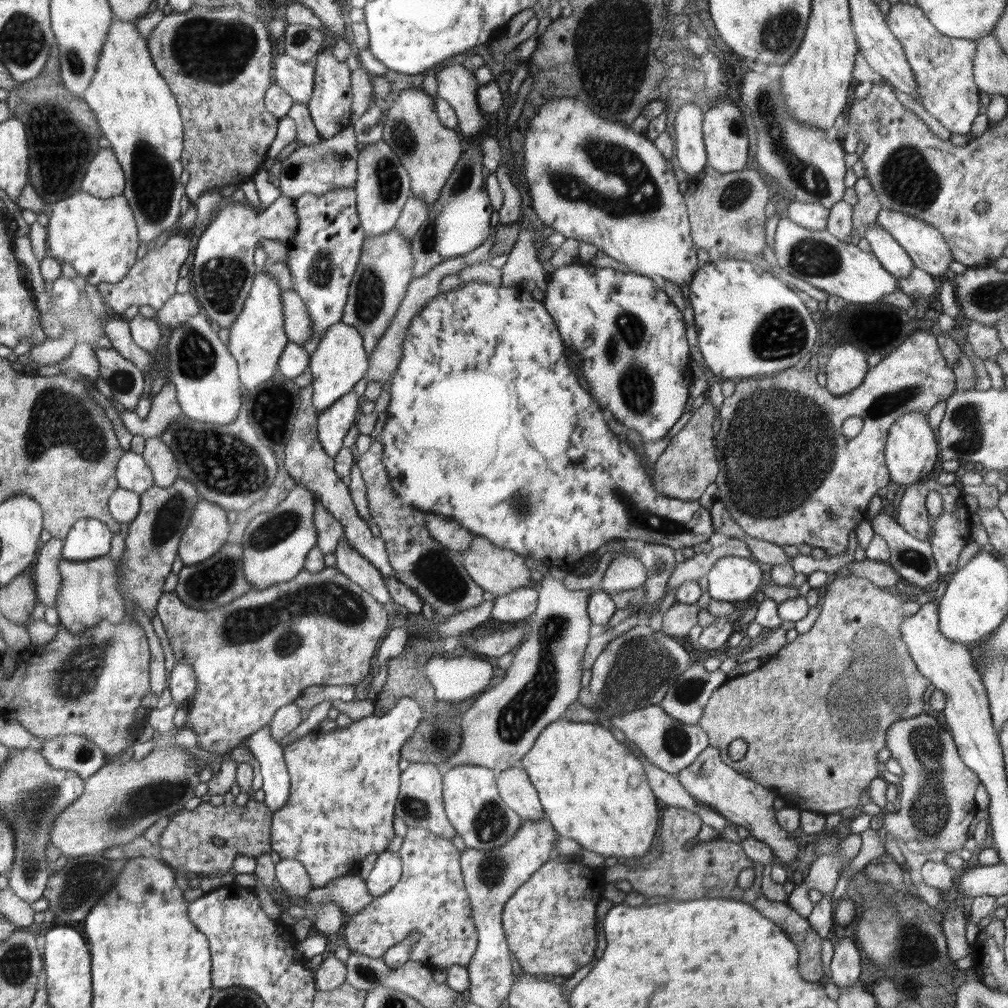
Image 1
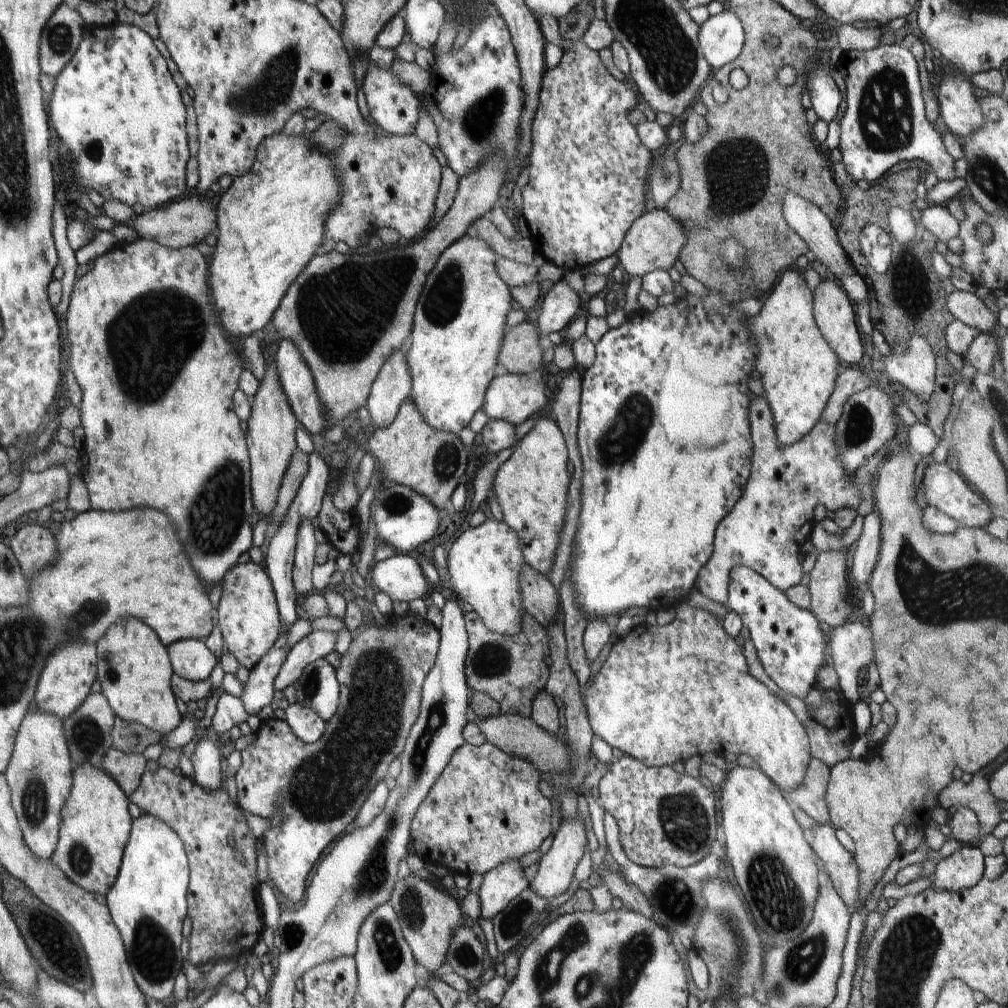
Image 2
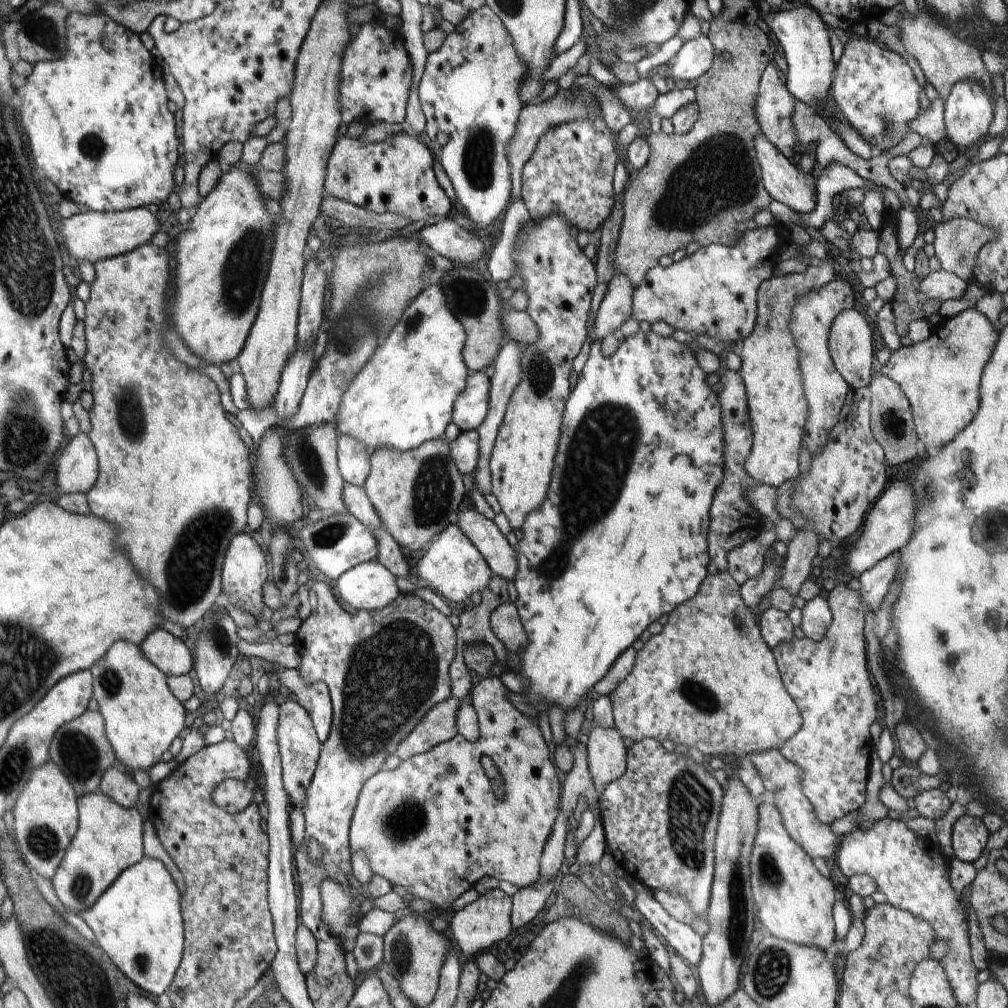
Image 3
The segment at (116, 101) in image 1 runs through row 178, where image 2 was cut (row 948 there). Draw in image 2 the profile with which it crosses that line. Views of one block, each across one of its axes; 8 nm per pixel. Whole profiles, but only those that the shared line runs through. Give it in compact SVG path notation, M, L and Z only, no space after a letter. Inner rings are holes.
M142 812L141 815L133 820L131 824L131 833L124 847L123 857L119 868L119 873L116 882L112 885L112 888L105 894L107 898L107 905L113 920L113 923L118 927L120 931L127 956L128 964L131 968L132 976L138 988L143 992L144 996L149 996L158 1002L170 1003L173 1001L173 986L178 973L182 971L183 959L180 953L180 944L182 944L182 924L184 924L184 918L187 916L187 894L189 887L189 860L184 848L182 839L177 835L176 831L172 830L163 820L157 819L155 816L148 812Z

